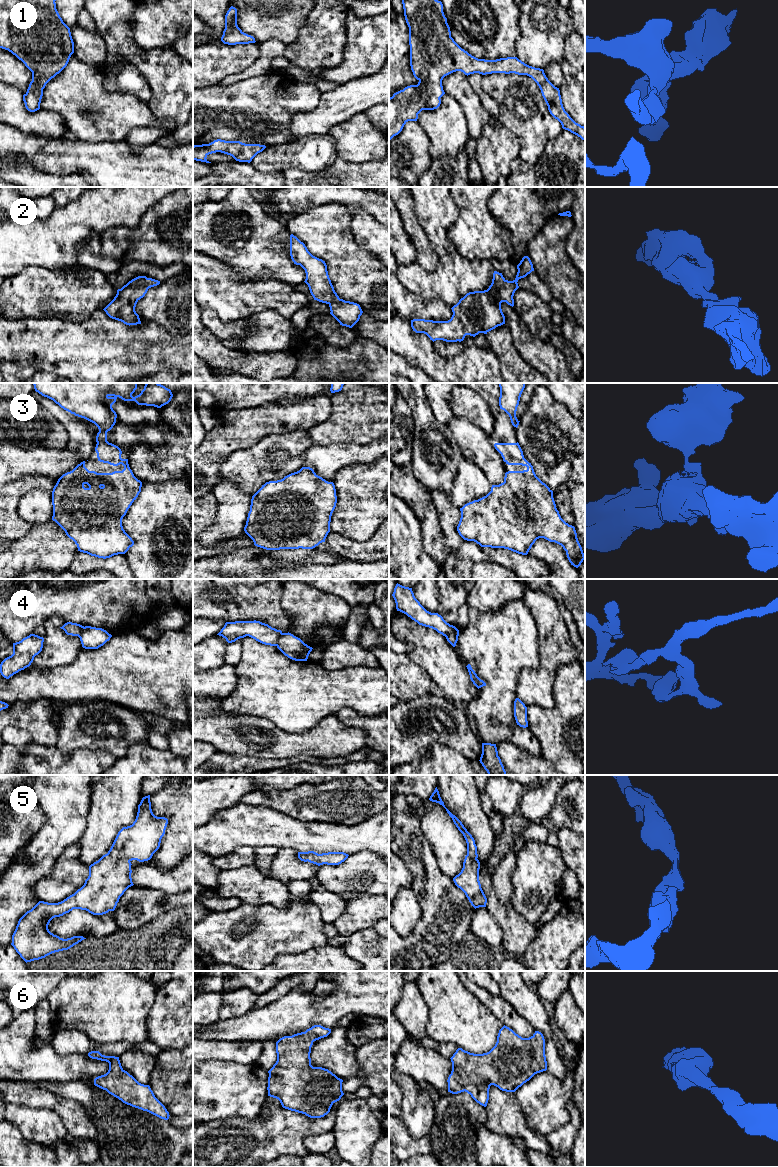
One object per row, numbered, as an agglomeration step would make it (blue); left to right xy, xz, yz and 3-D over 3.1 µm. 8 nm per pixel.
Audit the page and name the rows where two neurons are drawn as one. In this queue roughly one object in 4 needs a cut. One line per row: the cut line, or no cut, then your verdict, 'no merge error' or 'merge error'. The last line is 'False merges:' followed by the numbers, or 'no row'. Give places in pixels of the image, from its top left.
1: no cut; no merge error
2: no cut; no merge error
3: no cut; no merge error
4: cut in xz along (283, 633), (275, 645); merge error
5: no cut; no merge error
6: no cut; no merge error
False merges: 4

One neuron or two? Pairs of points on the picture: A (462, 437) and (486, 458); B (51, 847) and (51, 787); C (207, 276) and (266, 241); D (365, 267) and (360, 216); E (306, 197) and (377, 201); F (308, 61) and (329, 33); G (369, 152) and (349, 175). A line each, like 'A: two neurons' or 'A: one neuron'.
A: one neuron
B: one neuron
C: two neurons
D: two neurons
E: one neuron
F: one neuron
G: two neurons

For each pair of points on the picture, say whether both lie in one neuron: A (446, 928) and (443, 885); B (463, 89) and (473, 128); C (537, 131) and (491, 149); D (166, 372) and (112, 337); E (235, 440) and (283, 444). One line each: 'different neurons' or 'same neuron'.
A: same neuron
B: same neuron
C: different neurons
D: different neurons
E: different neurons

